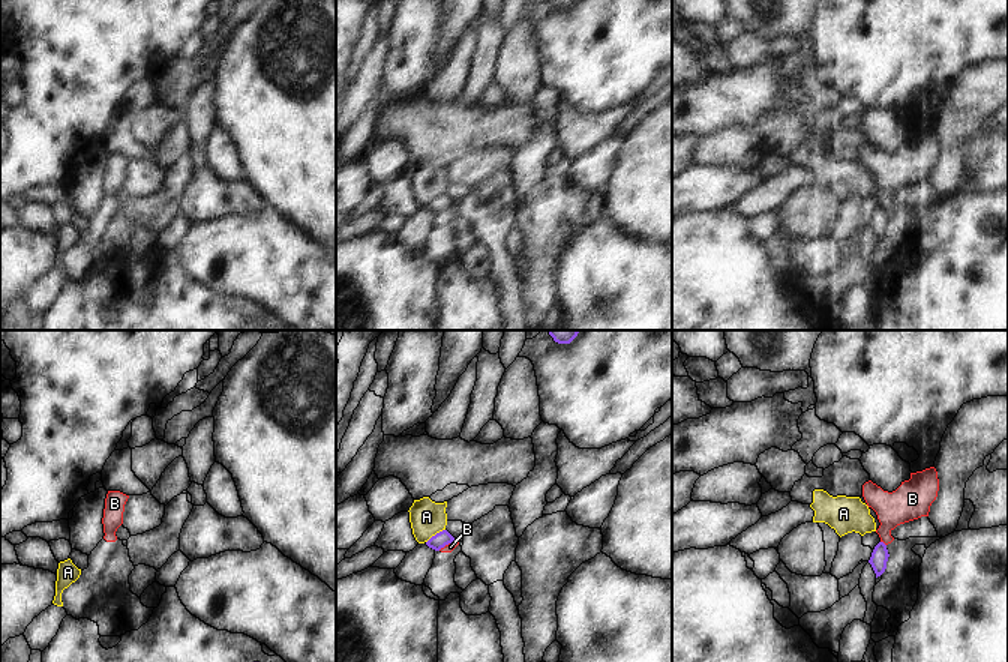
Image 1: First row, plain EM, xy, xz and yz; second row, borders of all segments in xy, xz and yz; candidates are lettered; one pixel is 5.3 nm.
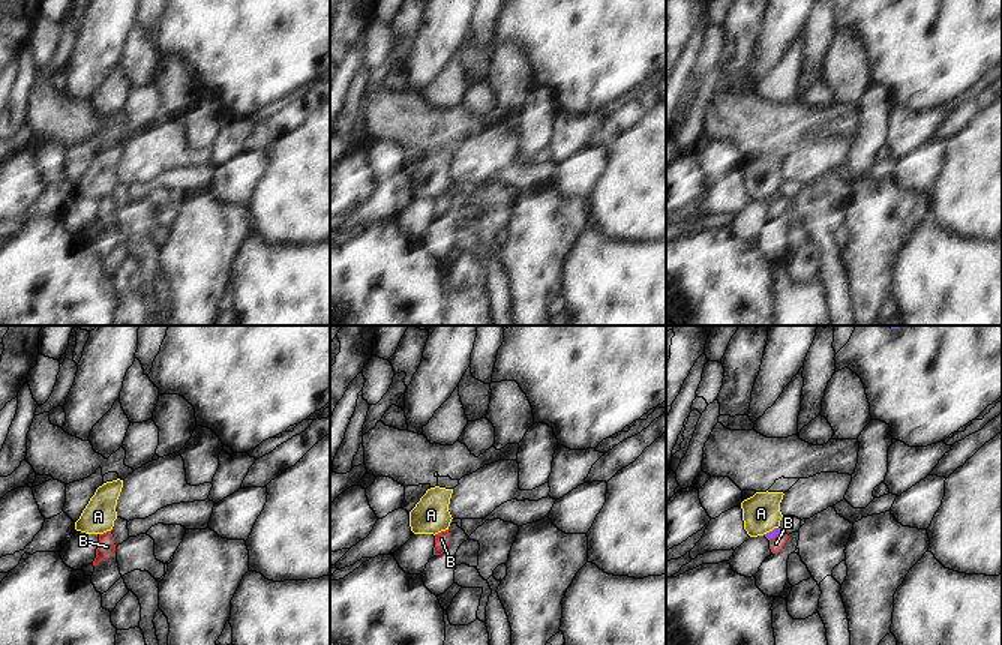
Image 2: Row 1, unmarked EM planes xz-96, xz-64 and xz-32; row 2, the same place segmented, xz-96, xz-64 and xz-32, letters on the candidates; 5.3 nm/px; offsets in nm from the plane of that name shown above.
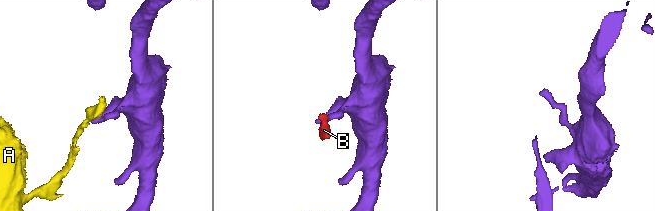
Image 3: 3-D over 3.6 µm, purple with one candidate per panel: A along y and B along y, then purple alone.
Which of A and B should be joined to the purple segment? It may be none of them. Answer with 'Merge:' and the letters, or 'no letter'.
Merge: no letter

